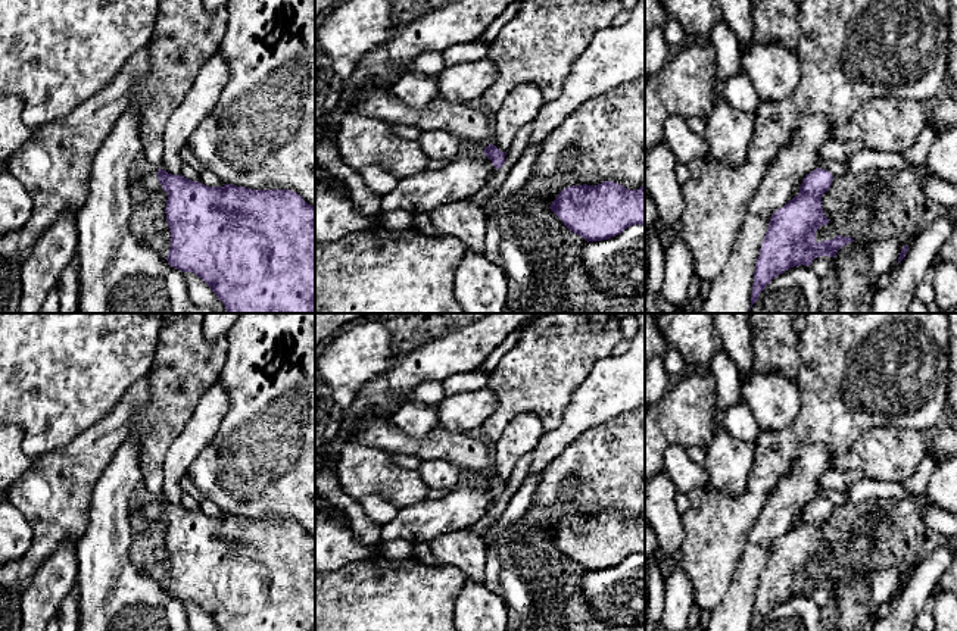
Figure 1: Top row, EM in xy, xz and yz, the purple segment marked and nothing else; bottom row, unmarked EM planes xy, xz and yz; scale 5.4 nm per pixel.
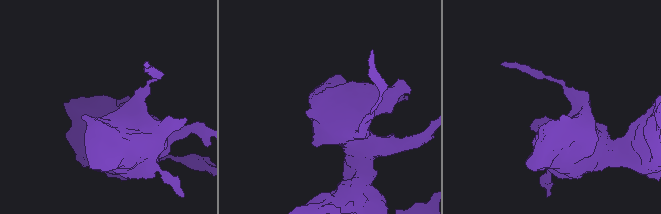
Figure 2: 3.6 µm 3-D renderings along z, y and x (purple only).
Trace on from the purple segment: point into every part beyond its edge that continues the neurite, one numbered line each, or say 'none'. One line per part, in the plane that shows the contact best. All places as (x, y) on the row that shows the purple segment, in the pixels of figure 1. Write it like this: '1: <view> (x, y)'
1: xy (150, 180)

